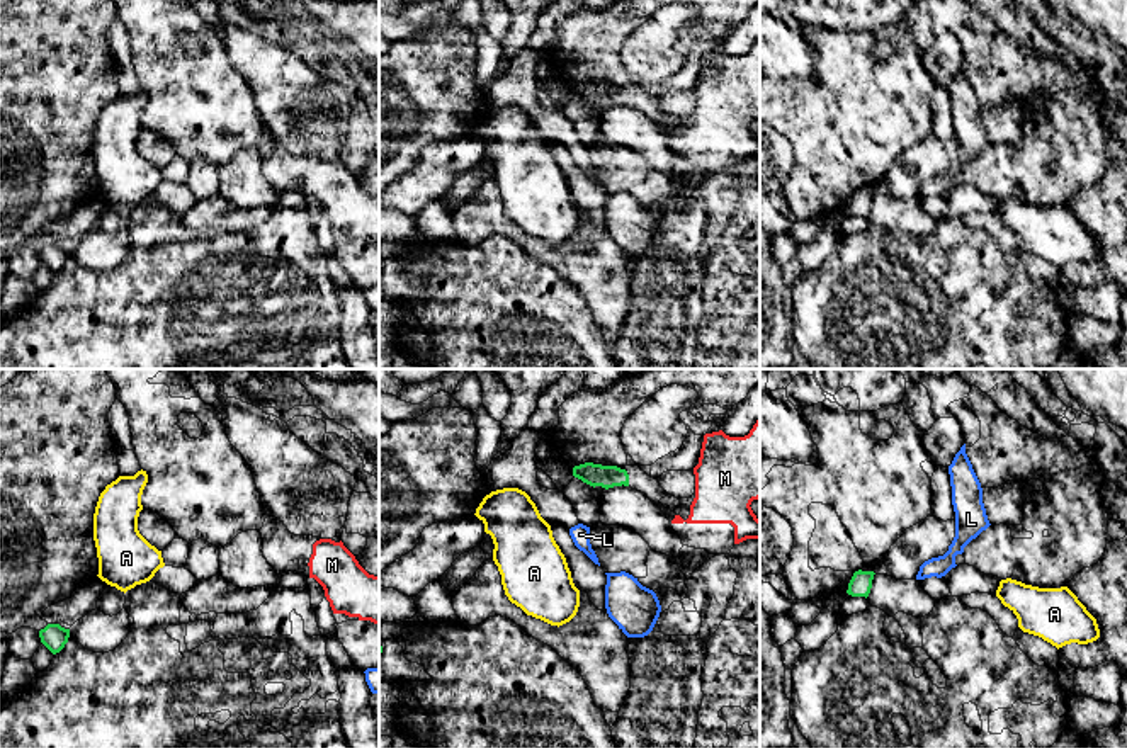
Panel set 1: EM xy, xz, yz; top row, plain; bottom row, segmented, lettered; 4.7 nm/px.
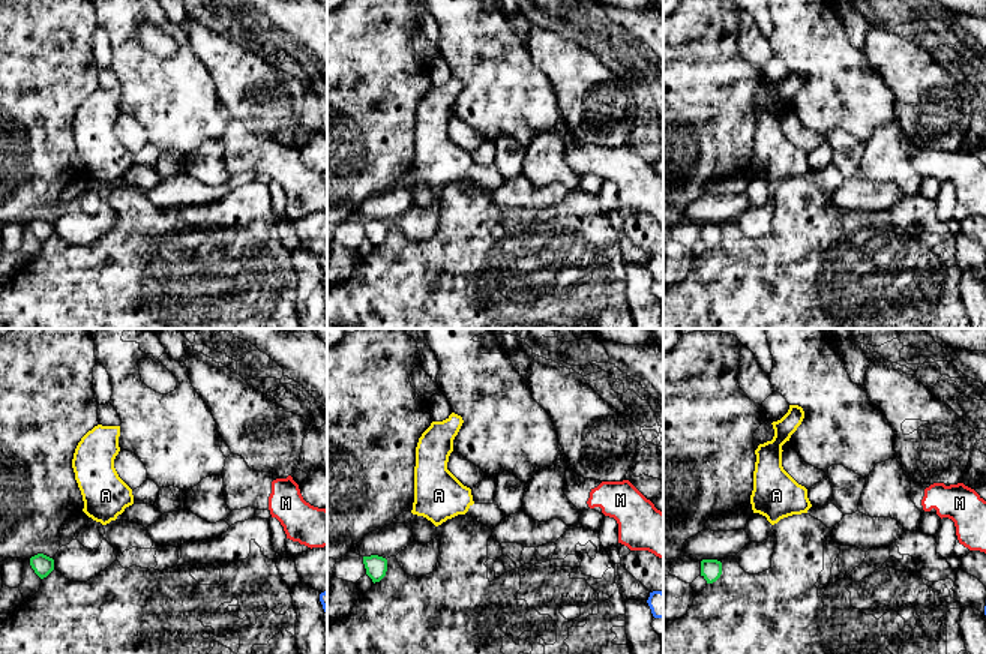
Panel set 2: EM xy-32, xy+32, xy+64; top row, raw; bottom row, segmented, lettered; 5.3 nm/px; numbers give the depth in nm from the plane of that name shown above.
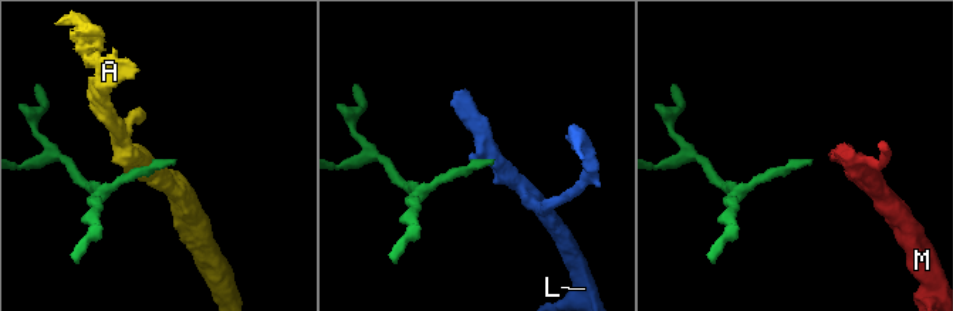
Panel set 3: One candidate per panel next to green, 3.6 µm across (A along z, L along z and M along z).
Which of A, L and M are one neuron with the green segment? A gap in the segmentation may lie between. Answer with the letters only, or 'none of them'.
M

